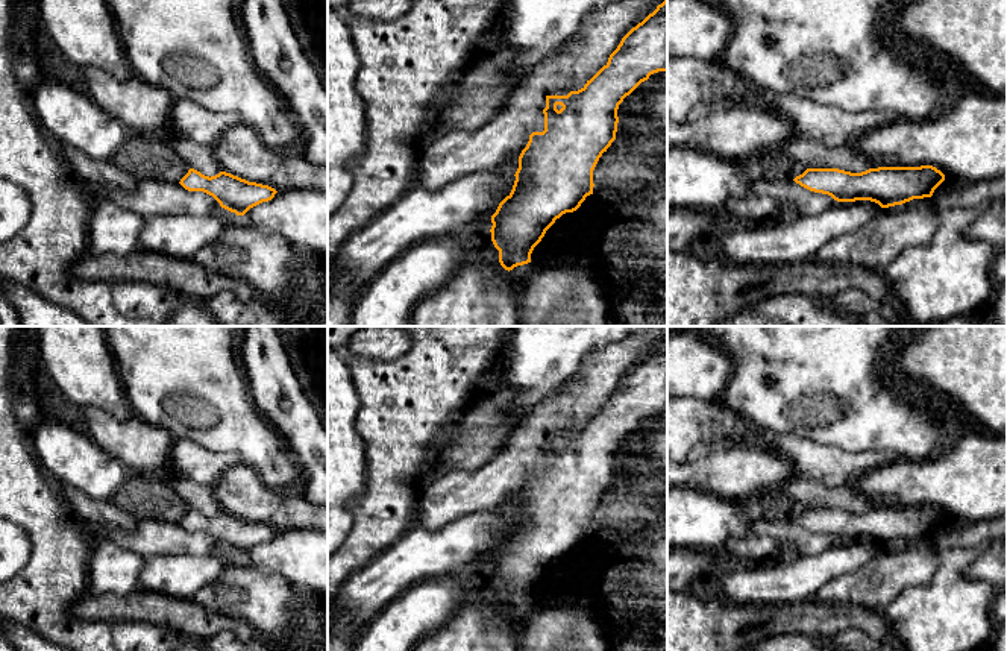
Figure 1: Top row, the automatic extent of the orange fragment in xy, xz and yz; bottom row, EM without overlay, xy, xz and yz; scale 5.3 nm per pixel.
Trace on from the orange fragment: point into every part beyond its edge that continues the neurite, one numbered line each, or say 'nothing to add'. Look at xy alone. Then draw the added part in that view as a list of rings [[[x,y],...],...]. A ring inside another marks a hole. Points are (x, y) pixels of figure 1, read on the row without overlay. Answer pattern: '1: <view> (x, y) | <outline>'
nothing to add

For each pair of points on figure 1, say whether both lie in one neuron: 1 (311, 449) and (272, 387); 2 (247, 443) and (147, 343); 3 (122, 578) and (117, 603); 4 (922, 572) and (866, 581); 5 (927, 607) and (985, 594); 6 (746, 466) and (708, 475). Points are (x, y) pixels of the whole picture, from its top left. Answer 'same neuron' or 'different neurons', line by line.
1: same neuron
2: same neuron
3: different neurons
4: same neuron
5: same neuron
6: same neuron

